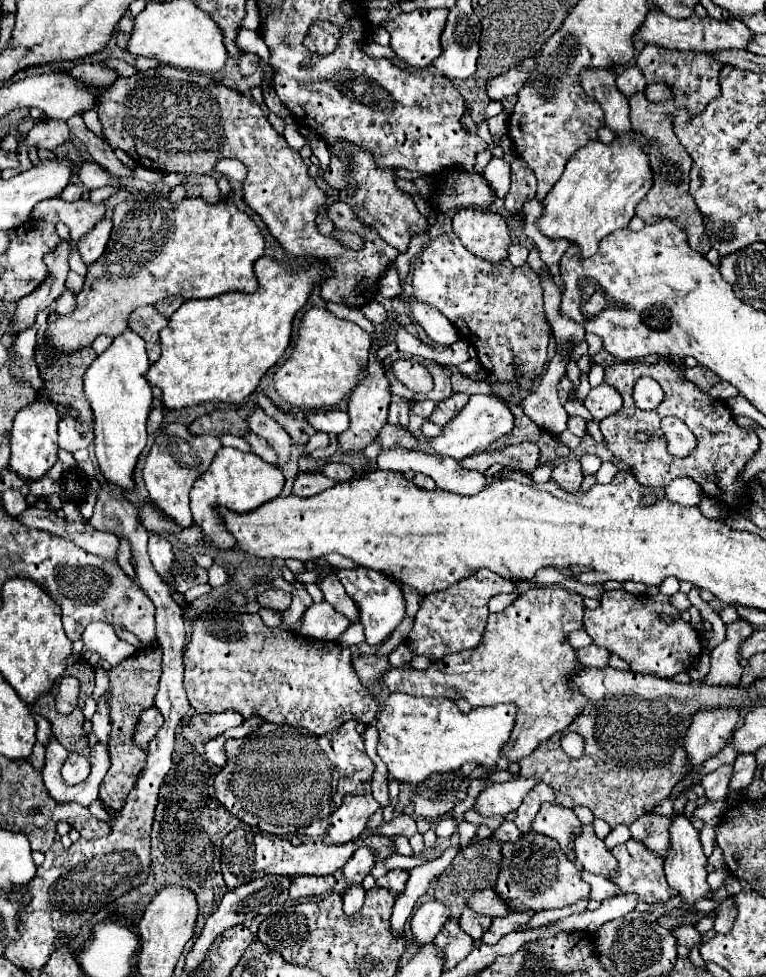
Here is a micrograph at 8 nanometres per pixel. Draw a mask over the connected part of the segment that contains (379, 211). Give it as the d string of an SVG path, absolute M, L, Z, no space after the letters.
M336 141L334 145L328 145L328 151L330 165L324 169L322 177L332 189L338 191L340 201L352 205L352 209L360 213L360 219L368 221L380 233L380 237L388 241L388 245L404 253L412 235L428 231L426 217L418 213L412 195L396 185L396 169L378 169L374 157L350 141Z

